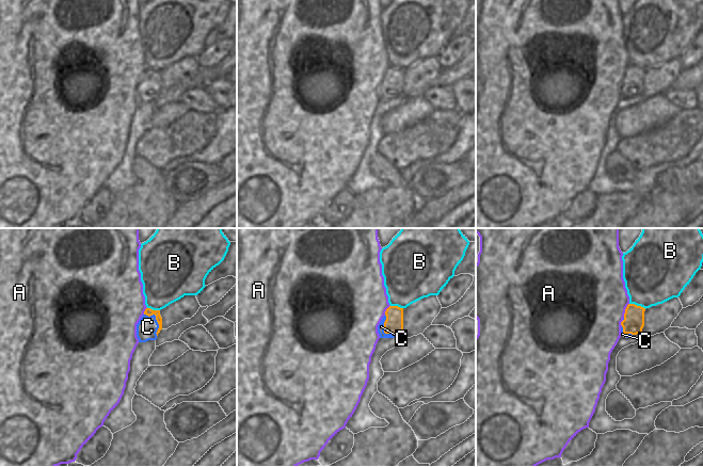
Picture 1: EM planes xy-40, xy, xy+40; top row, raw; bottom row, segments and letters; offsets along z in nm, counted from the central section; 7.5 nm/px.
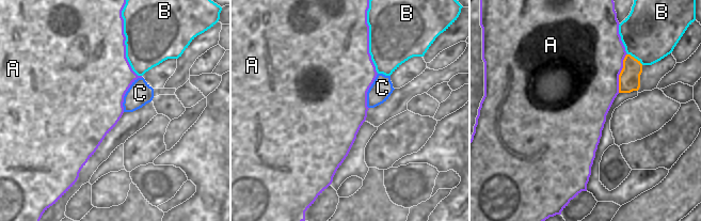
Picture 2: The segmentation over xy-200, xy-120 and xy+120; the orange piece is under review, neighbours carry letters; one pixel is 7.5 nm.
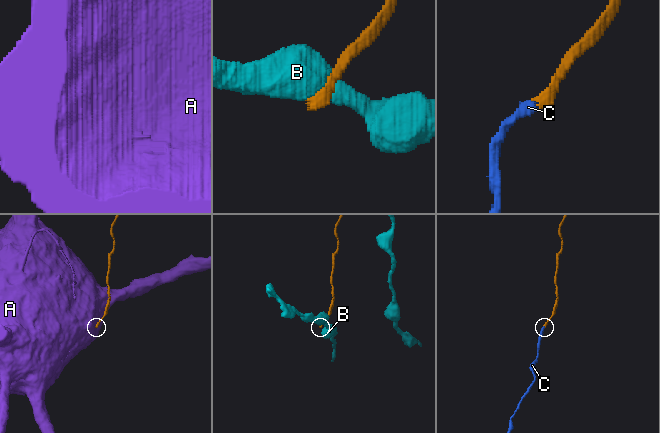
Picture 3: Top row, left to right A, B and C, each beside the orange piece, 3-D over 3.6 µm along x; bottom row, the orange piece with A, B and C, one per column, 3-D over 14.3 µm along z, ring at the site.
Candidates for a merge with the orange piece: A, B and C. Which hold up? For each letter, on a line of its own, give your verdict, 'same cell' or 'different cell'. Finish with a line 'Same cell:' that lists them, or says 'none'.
A: different cell
B: different cell
C: different cell
Same cell: none

